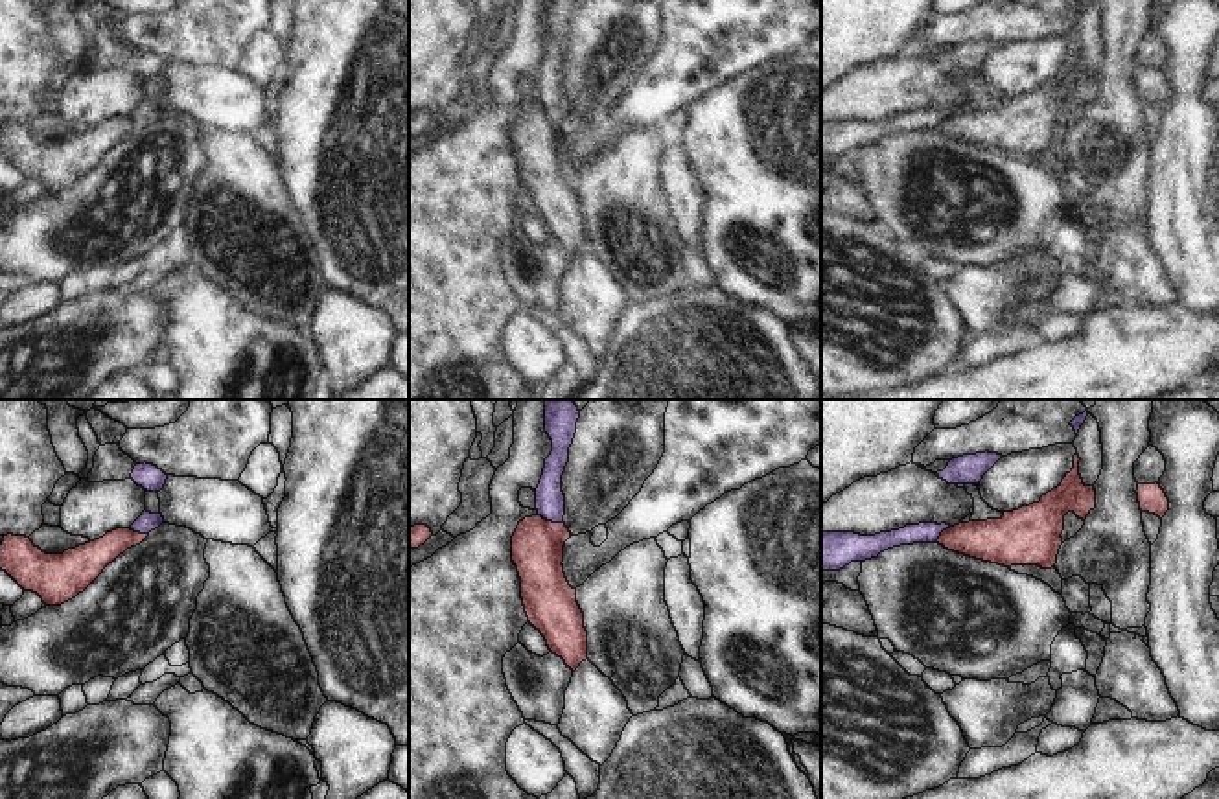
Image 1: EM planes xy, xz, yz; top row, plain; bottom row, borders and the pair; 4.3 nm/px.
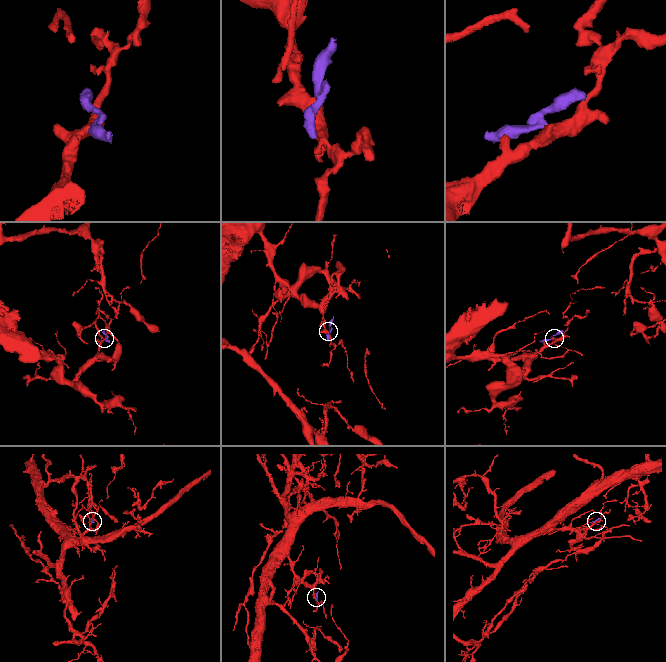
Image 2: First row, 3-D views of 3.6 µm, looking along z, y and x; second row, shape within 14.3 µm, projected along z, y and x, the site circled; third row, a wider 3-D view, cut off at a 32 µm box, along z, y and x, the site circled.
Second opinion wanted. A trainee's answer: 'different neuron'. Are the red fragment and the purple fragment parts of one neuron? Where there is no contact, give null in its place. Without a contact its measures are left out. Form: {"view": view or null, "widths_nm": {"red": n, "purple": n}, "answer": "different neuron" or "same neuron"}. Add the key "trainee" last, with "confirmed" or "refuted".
{"view": "xz", "widths_nm": {"red": 220, "purple": 130}, "answer": "different neuron", "trainee": "confirmed"}

